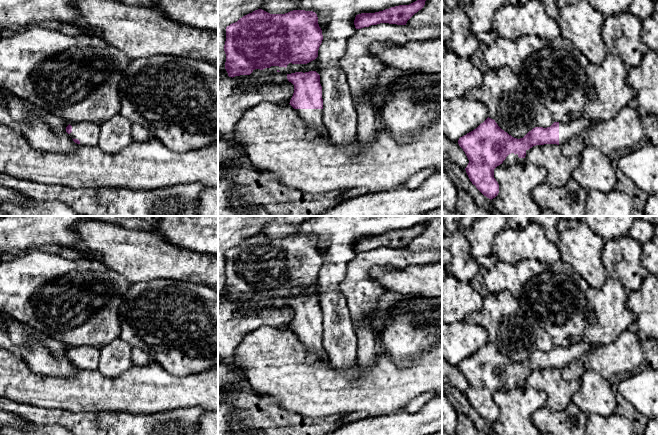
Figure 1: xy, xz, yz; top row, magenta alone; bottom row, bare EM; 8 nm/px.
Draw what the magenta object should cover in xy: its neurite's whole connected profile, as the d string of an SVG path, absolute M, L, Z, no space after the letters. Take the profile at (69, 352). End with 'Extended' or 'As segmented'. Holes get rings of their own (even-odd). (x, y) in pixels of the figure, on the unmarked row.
M93 346L69 348L66 351L66 356L77 368L82 370L96 370L98 369L100 349Z. Extended

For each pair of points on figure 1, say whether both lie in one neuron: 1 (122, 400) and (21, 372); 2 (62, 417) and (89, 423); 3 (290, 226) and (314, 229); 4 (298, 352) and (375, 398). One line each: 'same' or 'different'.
1: same
2: same
3: different
4: same

